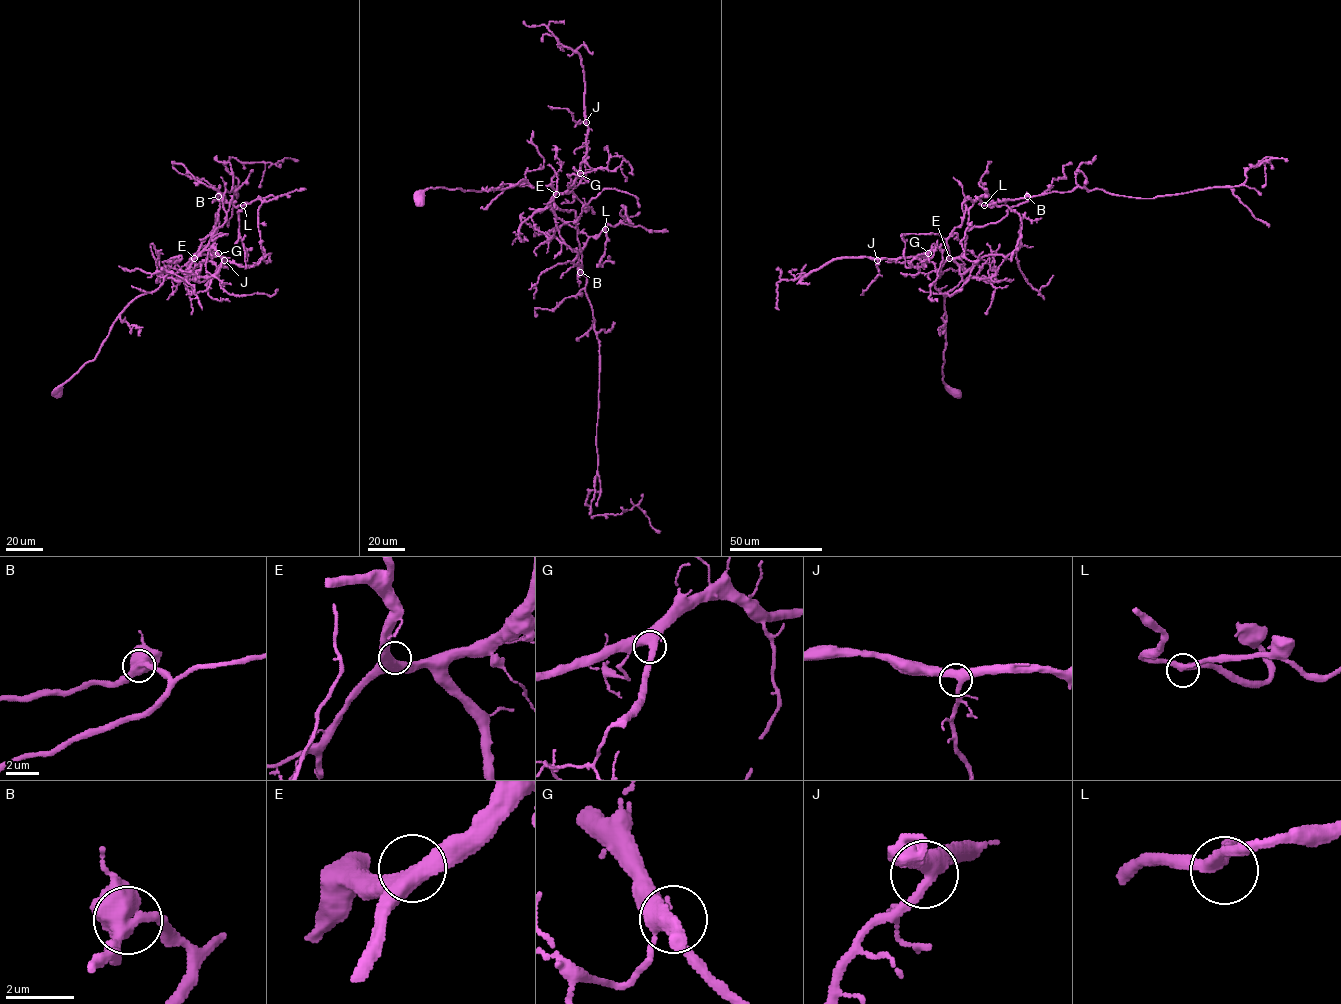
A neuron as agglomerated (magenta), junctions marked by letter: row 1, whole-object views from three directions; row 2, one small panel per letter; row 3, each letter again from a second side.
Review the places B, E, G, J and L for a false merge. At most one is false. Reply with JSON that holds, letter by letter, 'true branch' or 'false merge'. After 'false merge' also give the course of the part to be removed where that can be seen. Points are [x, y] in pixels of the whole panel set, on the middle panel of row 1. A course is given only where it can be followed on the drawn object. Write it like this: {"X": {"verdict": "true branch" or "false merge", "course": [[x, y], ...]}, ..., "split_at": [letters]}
{"B": {"verdict": "true branch"}, "E": {"verdict": "true branch"}, "G": {"verdict": "true branch"}, "J": {"verdict": "true branch"}, "L": {"verdict": "true branch"}, "split_at": []}

